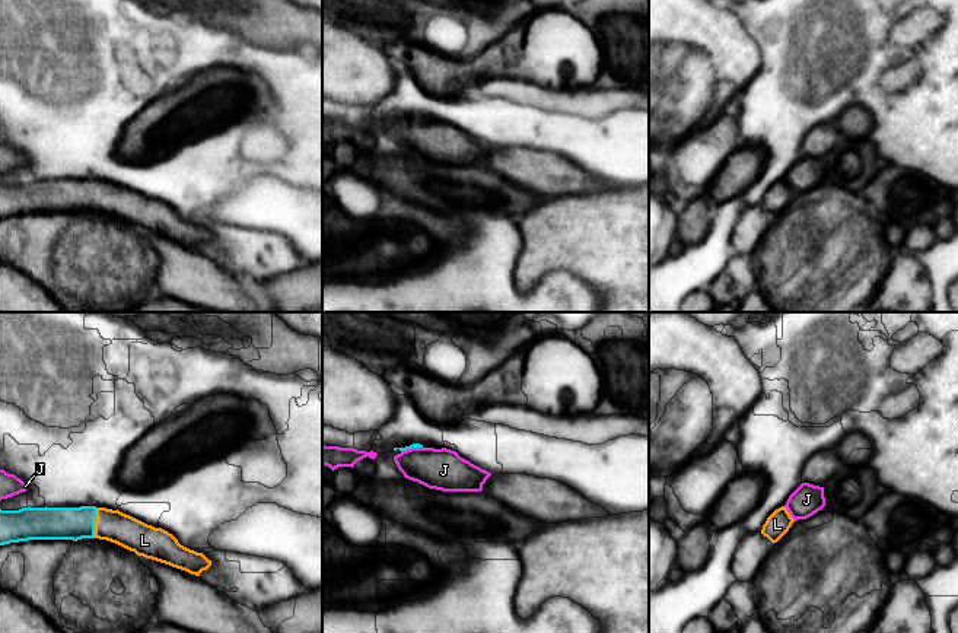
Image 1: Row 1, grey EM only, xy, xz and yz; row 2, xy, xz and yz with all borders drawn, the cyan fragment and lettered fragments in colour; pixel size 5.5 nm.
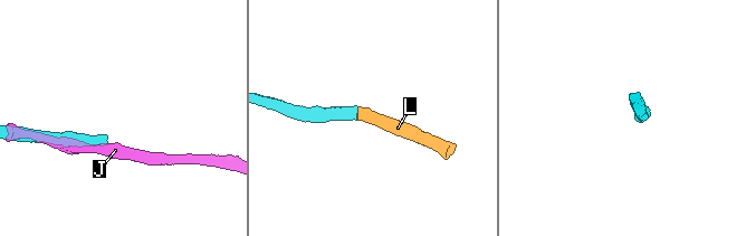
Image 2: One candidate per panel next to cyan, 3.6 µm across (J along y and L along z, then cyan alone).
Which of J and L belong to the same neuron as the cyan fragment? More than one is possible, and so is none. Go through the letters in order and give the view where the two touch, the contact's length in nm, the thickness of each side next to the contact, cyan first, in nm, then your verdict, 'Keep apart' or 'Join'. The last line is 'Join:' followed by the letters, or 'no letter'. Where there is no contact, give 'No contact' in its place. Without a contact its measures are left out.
J: Touches cyan in xz. Shared border 120 nm. Thickness 30 nm (cyan) against 220 nm. Keep apart
L: Touches cyan in xy. Shared border 170 nm. Thickness 180 nm (cyan) against 180 nm. Join
Join: L

